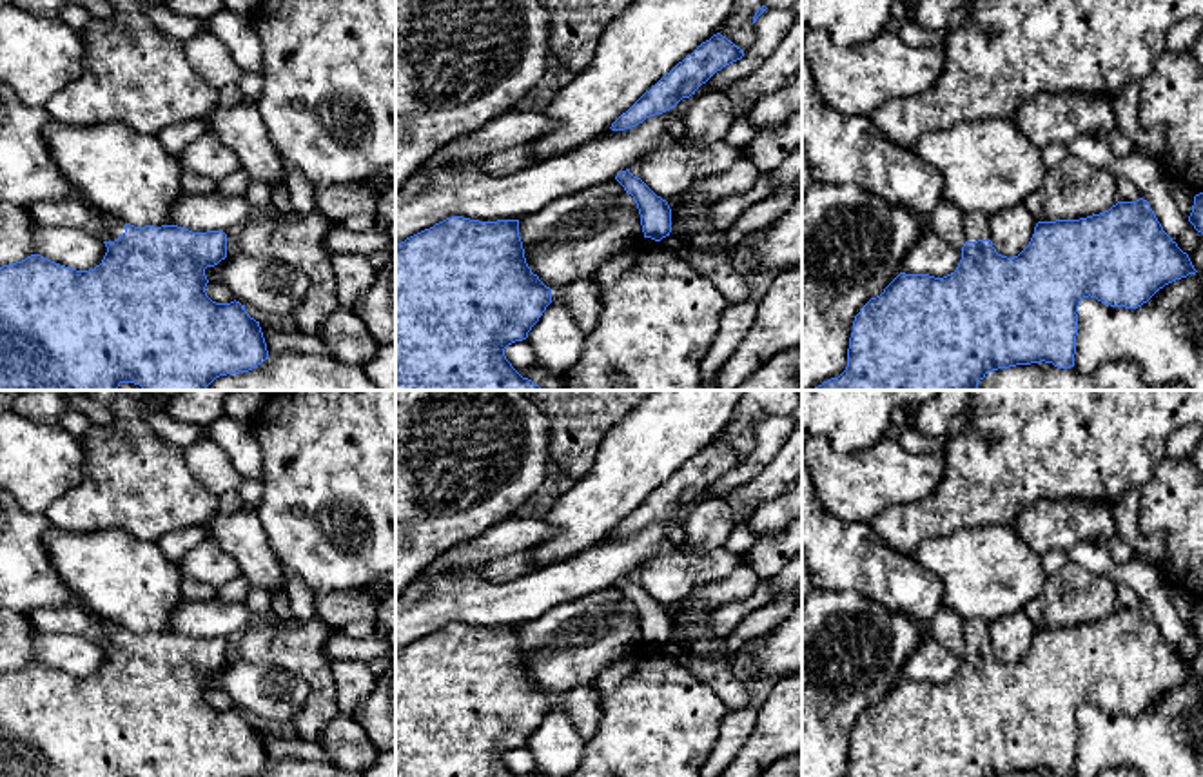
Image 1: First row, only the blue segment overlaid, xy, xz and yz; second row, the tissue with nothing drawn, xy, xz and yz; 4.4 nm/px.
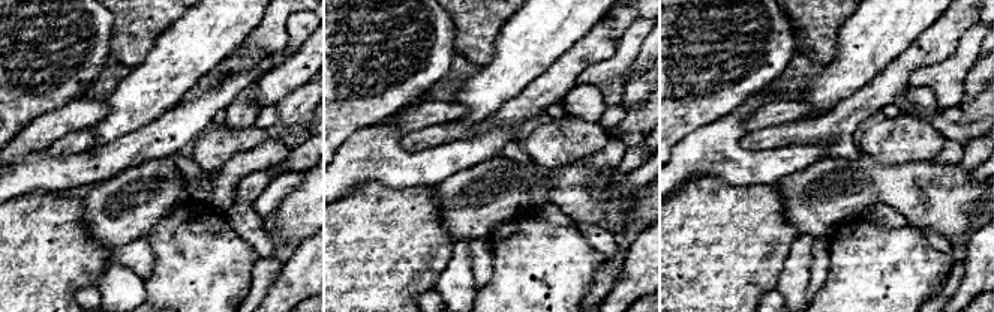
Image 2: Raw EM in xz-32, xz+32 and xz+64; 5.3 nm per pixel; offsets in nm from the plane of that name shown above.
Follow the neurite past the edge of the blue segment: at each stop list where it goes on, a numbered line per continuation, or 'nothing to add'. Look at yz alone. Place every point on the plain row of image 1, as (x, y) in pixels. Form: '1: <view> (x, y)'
1: yz (977, 632)

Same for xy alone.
1: xy (109, 634)

